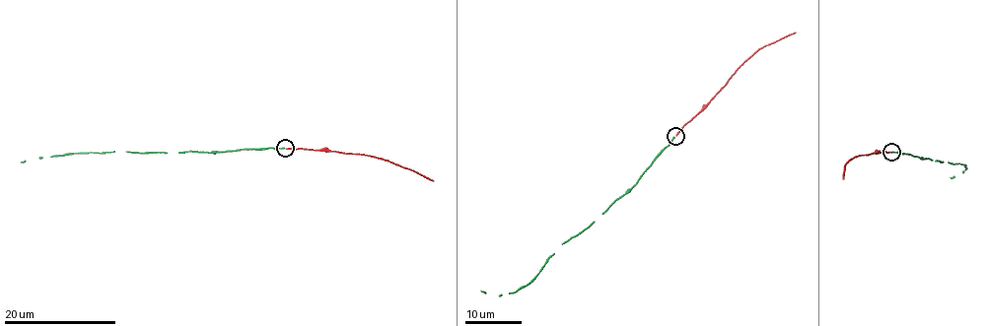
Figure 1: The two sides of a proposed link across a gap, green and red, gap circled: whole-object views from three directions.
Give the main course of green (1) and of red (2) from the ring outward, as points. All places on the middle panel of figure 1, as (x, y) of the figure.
1: (674, 137), (634, 185), (586, 228), (567, 239), (529, 283), (510, 293), (485, 293), (480, 291)
2: (676, 136), (741, 65), (763, 47), (796, 32)

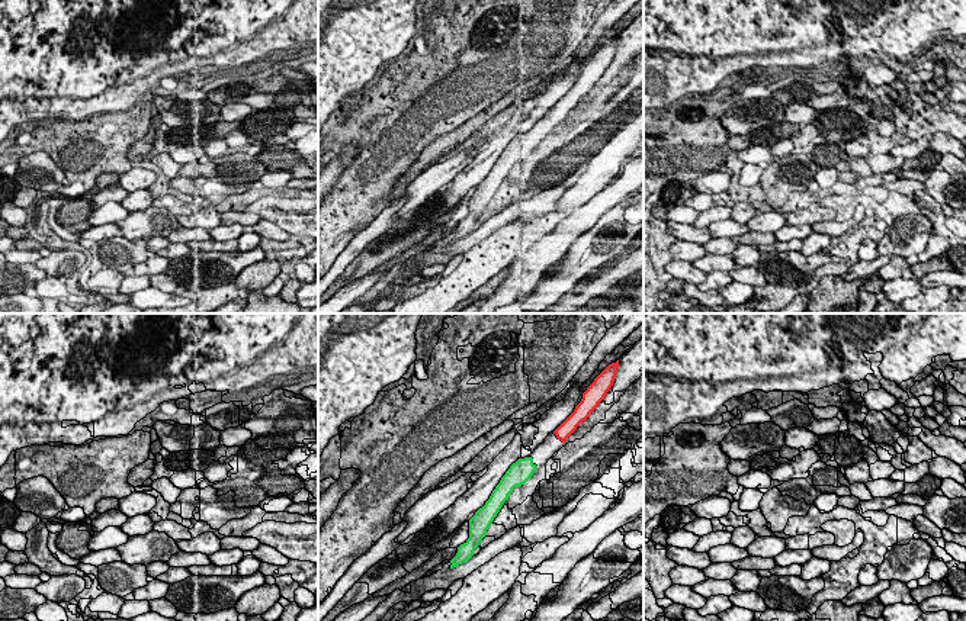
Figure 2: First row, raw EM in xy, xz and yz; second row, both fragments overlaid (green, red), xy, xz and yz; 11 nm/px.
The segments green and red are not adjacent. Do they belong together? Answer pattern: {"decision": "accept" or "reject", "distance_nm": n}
{"decision": "accept", "distance_nm": 360}

